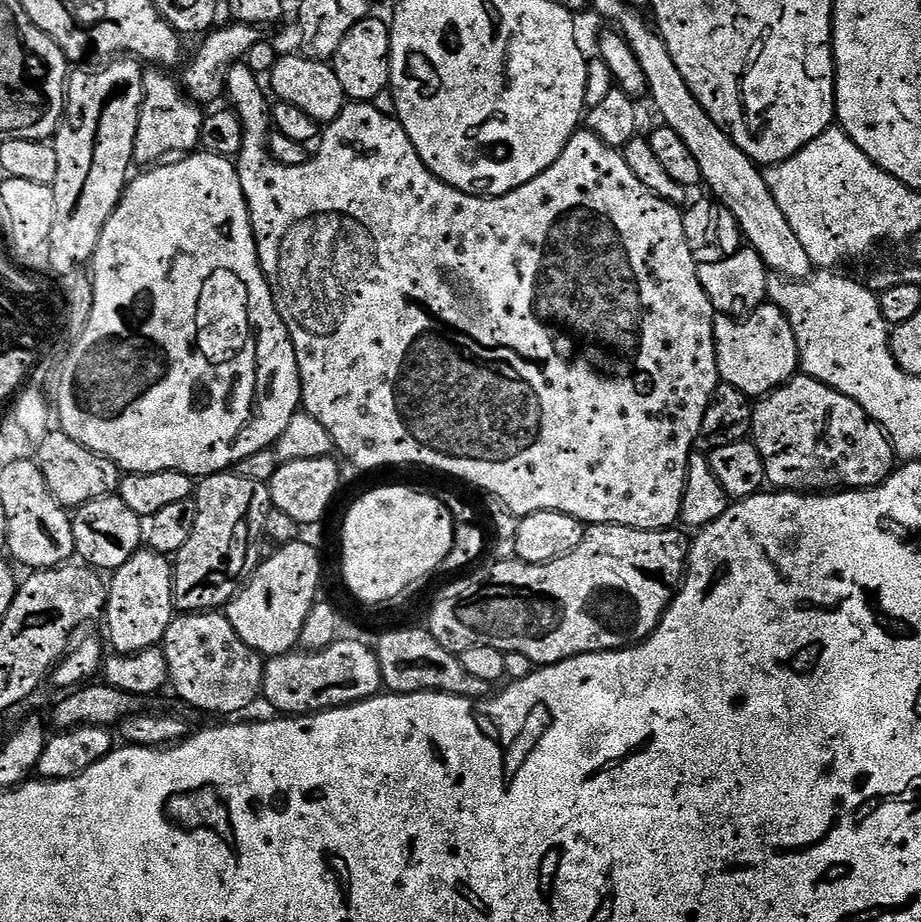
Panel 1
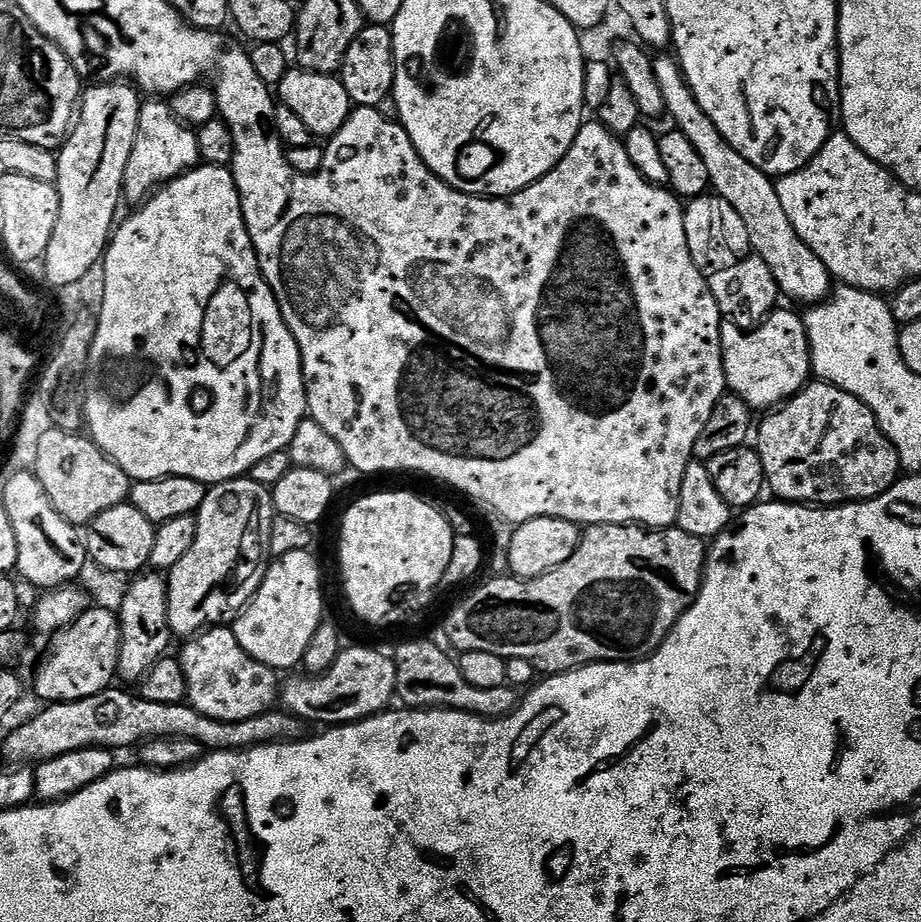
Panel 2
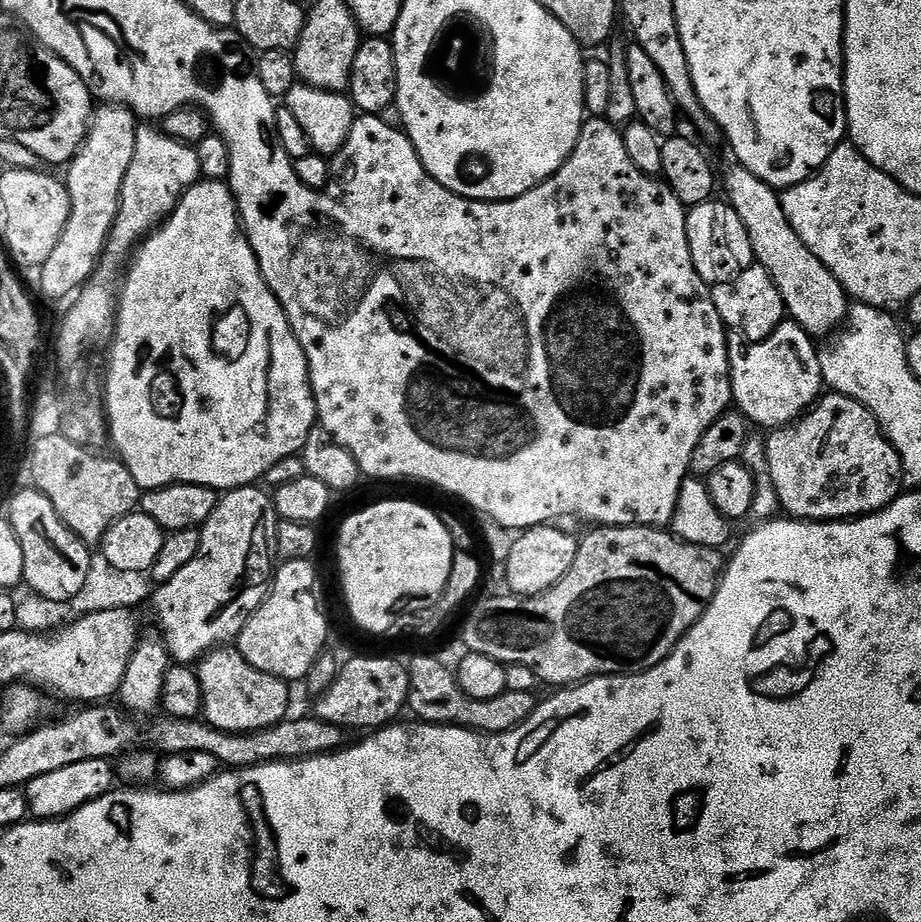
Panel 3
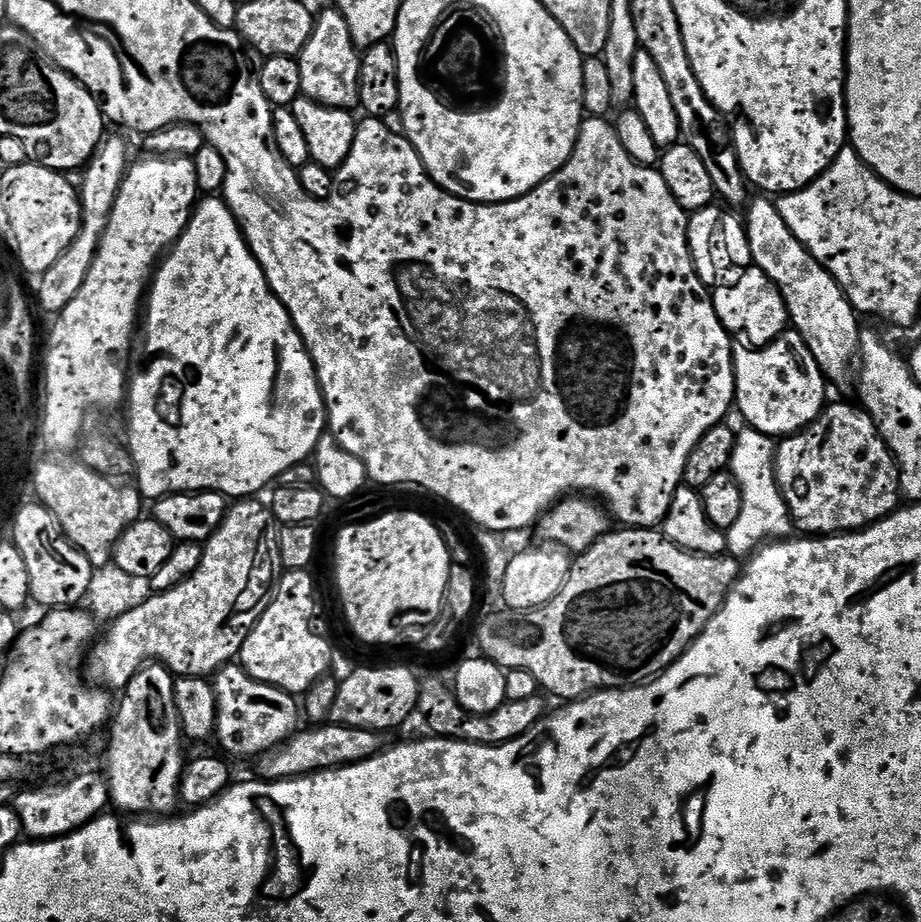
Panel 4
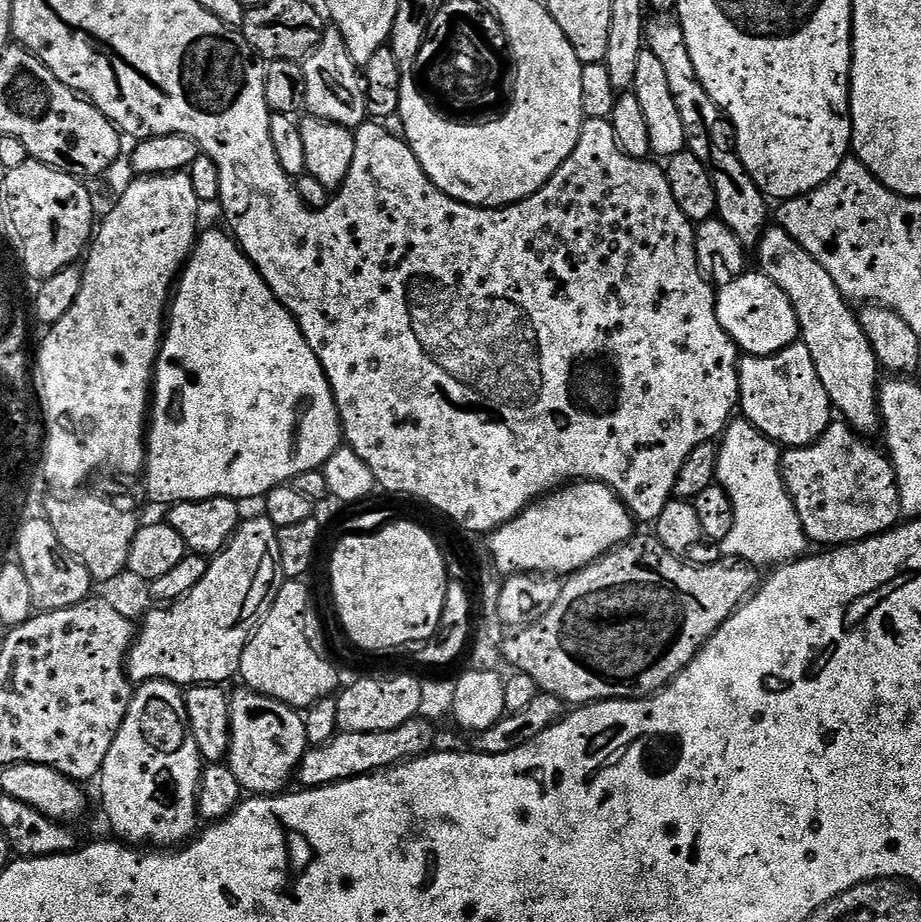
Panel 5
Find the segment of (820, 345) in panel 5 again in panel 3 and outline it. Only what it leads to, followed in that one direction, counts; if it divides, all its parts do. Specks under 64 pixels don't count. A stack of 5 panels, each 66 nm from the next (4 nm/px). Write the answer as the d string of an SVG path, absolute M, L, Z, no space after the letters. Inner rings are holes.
M733 166L728 173L723 173L722 188L728 191L727 203L742 218L742 226L746 226L746 234L750 234L750 246L756 255L755 263L770 274L774 286L778 286L778 294L782 294L782 302L787 315L802 330L806 330L813 338L828 338L843 325L850 307L850 297L844 287L814 258L814 254L794 234L794 226L786 218L780 201L781 193L766 182L754 178L750 170Z

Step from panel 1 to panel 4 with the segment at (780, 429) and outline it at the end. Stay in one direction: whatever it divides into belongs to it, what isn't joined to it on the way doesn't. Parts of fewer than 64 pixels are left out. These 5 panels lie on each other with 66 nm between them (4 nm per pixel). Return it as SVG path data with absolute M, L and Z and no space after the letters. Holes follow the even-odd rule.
M829 403L808 428L785 436L776 445L776 481L792 516L793 525L812 538L838 536L842 532L860 532L884 520L902 504L900 467L880 437L880 429L863 407Z

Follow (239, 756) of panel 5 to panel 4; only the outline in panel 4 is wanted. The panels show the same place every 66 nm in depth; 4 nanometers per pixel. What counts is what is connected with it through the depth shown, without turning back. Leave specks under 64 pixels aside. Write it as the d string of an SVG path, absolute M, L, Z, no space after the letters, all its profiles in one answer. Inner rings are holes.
M233 662L215 673L212 689L216 695L215 739L232 756L257 758L264 752L285 744L295 736L302 720L302 708L297 697L278 690L266 682L258 682L246 674L239 663Z

